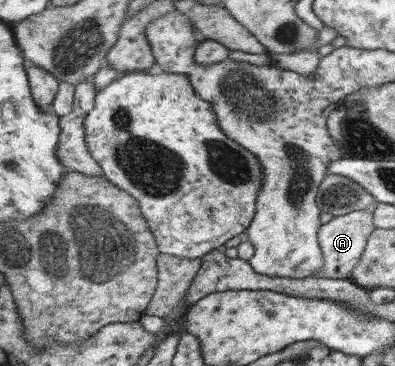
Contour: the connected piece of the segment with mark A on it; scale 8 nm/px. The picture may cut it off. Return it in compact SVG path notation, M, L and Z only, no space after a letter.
M353 210L342 216L332 216L326 224L321 225L319 237L322 260L322 267L315 271L316 278L348 278L365 252L368 234L372 234L376 226L372 226L372 214L370 210Z

